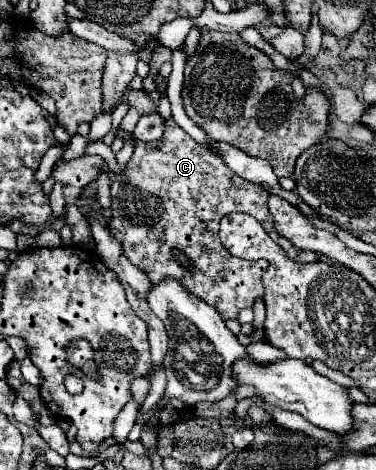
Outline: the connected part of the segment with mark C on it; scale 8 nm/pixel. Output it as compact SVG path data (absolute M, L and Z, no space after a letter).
M168 119L162 139L154 143L136 141L132 159L112 183L112 223L108 223L108 231L122 243L128 261L144 271L152 283L162 281L162 277L174 277L190 293L214 305L224 321L230 321L242 309L252 309L258 297L264 297L262 275L268 263L246 261L224 249L218 227L226 213L252 213L286 253L300 257L300 263L322 259L320 253L292 245L274 229L268 197L270 193L262 185L238 177L218 153L196 143L174 119Z

